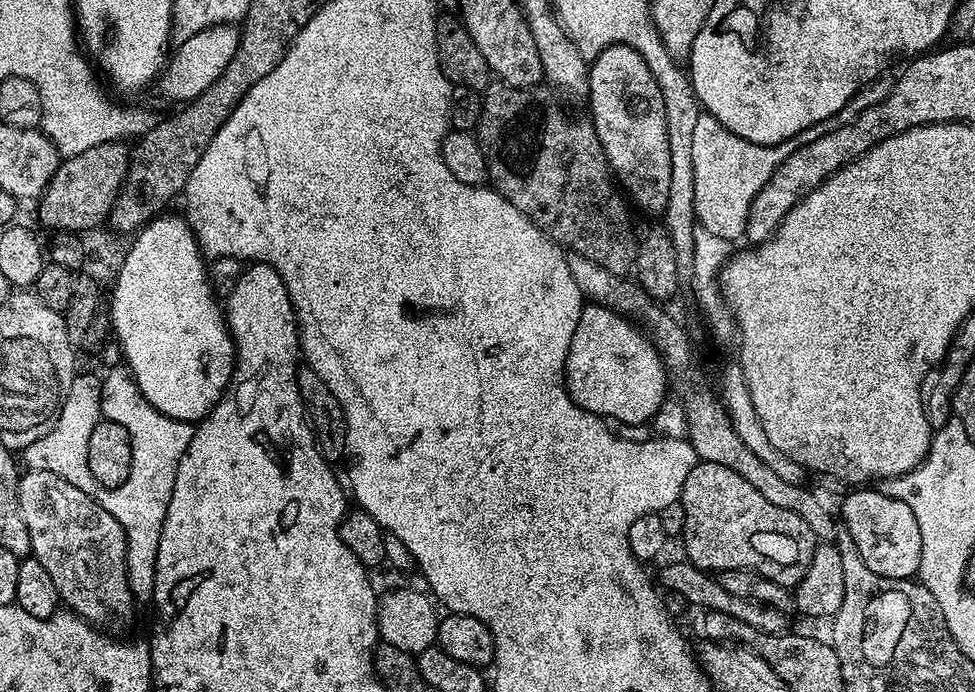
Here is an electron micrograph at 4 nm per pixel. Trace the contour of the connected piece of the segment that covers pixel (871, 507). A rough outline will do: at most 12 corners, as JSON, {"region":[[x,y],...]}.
{"region":[[864,486],[843,527],[873,577],[911,581],[922,533],[906,502]]}

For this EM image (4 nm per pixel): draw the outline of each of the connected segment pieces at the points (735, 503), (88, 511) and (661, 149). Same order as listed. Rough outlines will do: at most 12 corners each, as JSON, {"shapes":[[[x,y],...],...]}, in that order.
{"shapes":[[[697,462],[683,555],[789,590],[818,541],[742,474]],[[44,469],[16,493],[31,555],[93,626],[130,619],[118,518]],[[621,44],[586,103],[627,199],[663,213],[670,138],[646,58]]]}

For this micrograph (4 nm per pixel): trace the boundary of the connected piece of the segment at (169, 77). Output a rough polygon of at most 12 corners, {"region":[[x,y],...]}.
{"region":[[203,28],[179,41],[161,94],[197,100],[234,58],[240,28]]}

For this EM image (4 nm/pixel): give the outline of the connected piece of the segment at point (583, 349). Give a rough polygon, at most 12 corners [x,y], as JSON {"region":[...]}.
{"region":[[588,302],[564,383],[617,425],[647,425],[670,377],[651,335]]}

